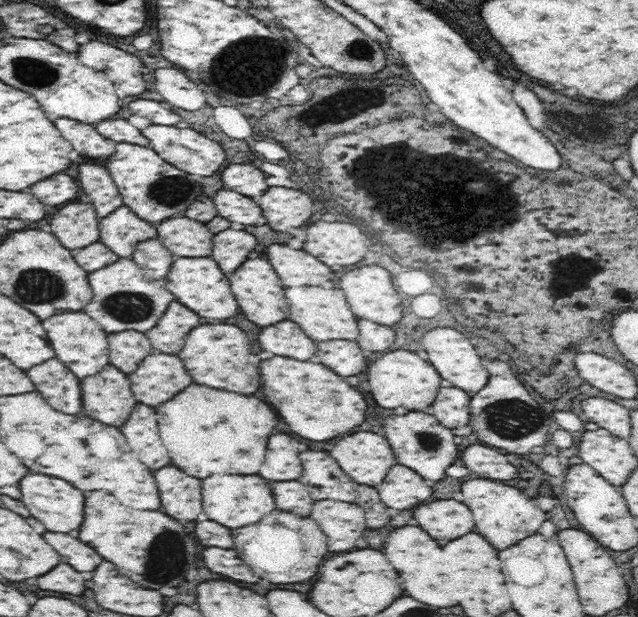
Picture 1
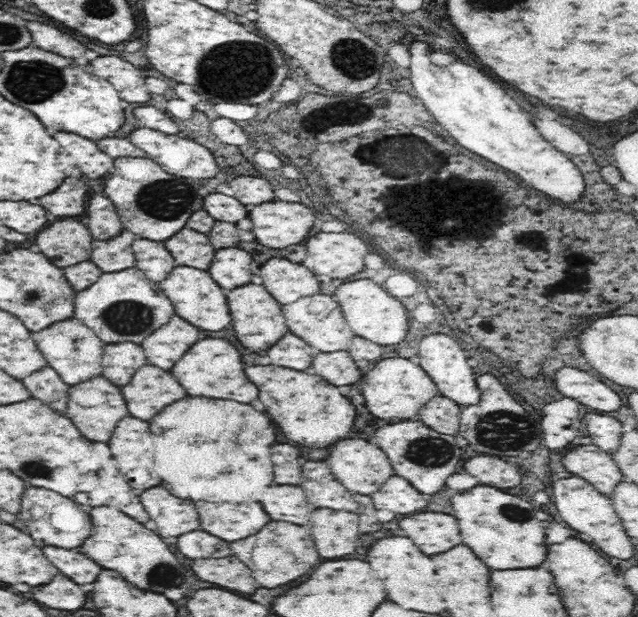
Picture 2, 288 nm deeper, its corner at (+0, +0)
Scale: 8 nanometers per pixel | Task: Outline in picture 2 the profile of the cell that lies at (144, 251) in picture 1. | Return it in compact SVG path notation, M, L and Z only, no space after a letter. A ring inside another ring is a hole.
M136 238L132 248L136 254L136 268L142 270L150 282L160 284L160 280L166 280L172 274L172 268L176 264L164 242Z

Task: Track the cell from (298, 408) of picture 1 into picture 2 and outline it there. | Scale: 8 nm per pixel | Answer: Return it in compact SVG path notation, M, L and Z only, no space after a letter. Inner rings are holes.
M250 366L246 368L246 376L258 386L258 396L266 406L266 412L288 440L314 448L326 448L350 434L356 418L354 406L338 392L336 386L326 384L320 376L280 366Z

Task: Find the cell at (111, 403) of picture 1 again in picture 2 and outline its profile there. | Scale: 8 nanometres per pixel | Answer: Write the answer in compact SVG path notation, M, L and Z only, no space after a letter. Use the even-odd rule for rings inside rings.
M92 378L88 382L82 382L78 386L70 388L70 400L68 400L68 410L64 416L68 416L78 430L92 442L108 442L112 436L116 424L128 414L126 402L120 394L120 388L116 388L112 382L106 378Z

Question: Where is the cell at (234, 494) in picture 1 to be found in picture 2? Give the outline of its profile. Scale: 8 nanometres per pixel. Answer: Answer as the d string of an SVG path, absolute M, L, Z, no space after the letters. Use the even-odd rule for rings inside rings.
M198 502L196 508L200 514L200 528L226 542L248 538L270 522L266 510L252 502L250 506L232 502Z

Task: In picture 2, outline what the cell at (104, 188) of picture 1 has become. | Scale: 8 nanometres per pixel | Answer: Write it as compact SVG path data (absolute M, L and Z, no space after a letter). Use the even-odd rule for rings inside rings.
M94 194L88 202L88 210L84 214L88 220L88 230L92 230L94 240L112 240L124 230L122 218L114 206L114 202L106 196Z

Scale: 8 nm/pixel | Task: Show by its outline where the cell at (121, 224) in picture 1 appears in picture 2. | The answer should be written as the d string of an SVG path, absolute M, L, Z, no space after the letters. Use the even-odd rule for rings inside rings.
M126 228L112 240L94 240L90 260L98 266L102 274L130 270L136 266L136 254L132 248L134 242L136 242L136 234Z

